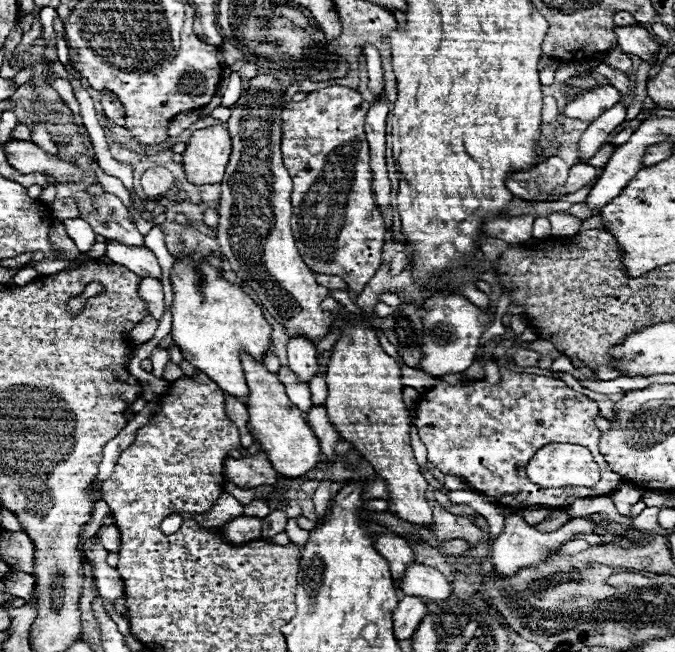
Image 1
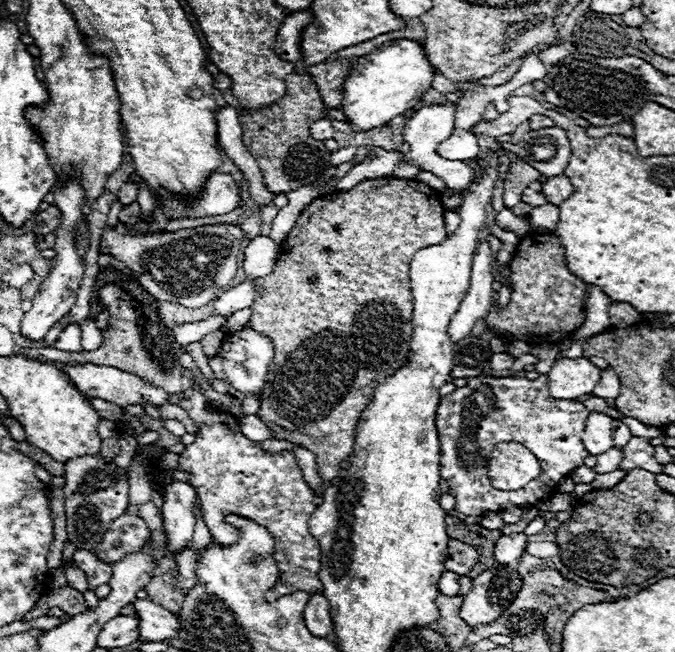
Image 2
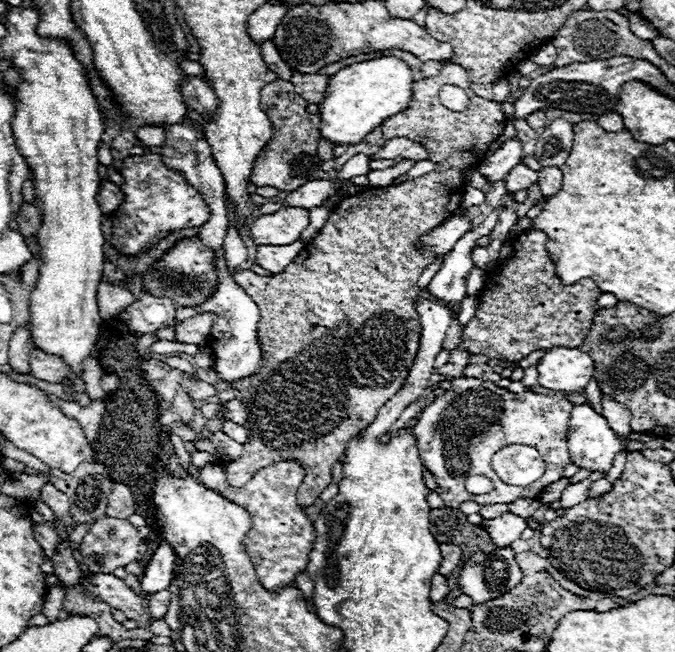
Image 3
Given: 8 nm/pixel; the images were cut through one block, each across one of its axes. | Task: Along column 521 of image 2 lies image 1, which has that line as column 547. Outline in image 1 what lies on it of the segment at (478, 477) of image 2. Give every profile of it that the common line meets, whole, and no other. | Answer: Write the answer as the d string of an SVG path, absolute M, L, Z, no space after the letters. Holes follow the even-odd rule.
M508 364L500 366L500 376L502 380L498 384L486 384L480 380L468 386L452 386L442 380L424 394L416 408L414 426L418 428L420 440L428 448L428 462L432 462L444 474L454 474L468 480L474 490L484 492L486 496L492 496L512 508L538 504L548 508L570 506L578 498L610 494L622 484L620 474L612 472L604 456L598 452L600 430L596 428L594 420L598 418L600 410L594 400L574 392L562 380L514 372ZM550 442L588 446L600 466L600 482L586 490L542 490L538 484L532 484L526 476L530 456Z

